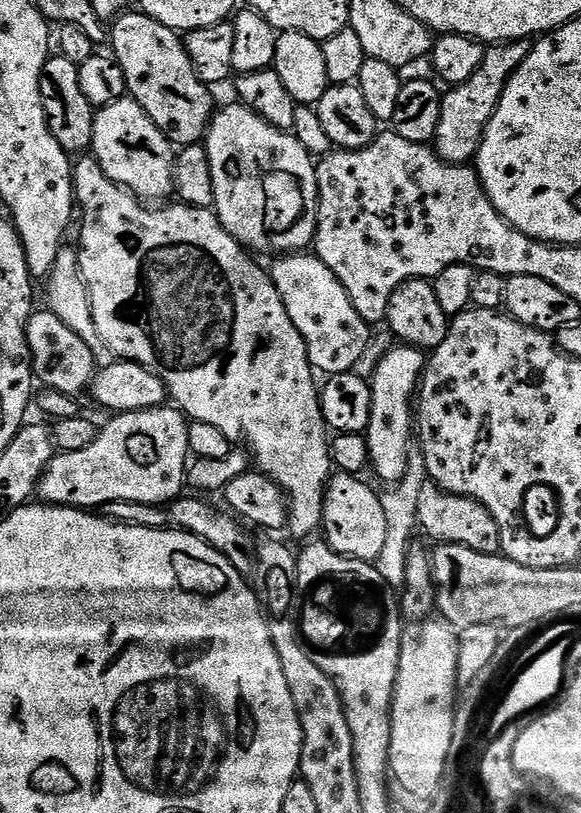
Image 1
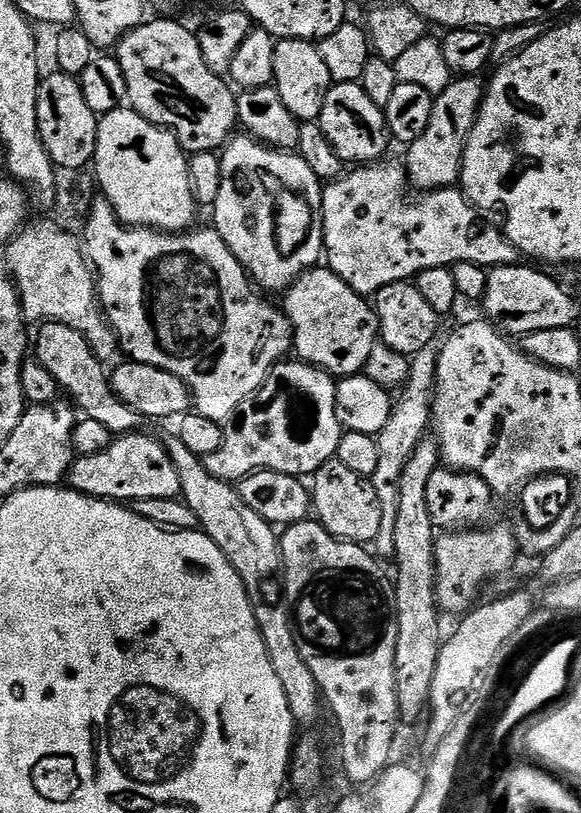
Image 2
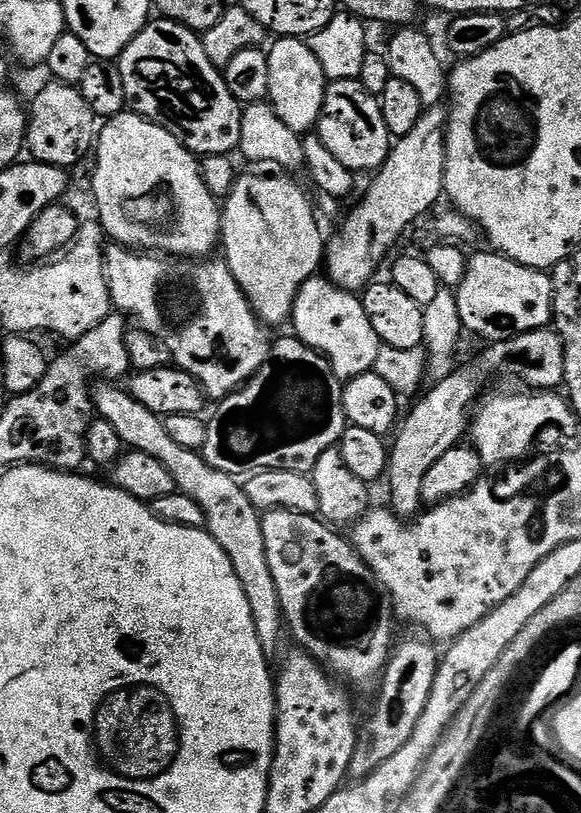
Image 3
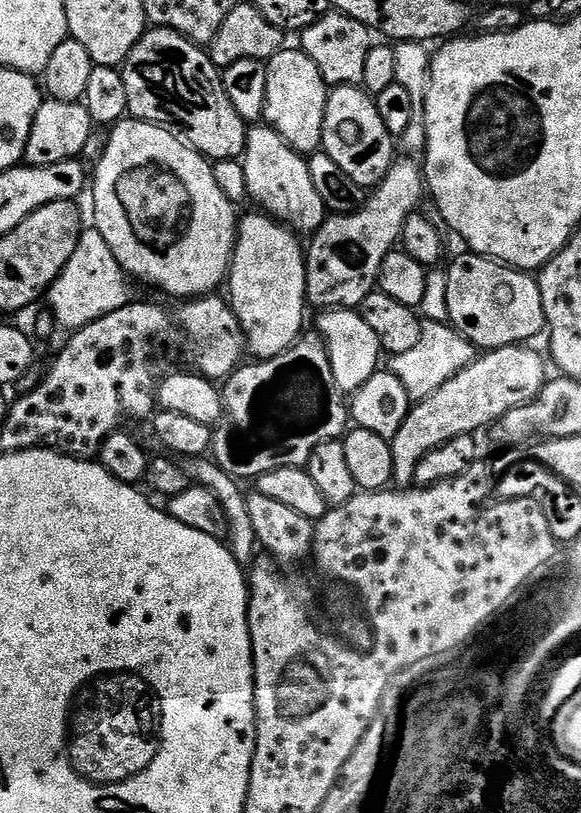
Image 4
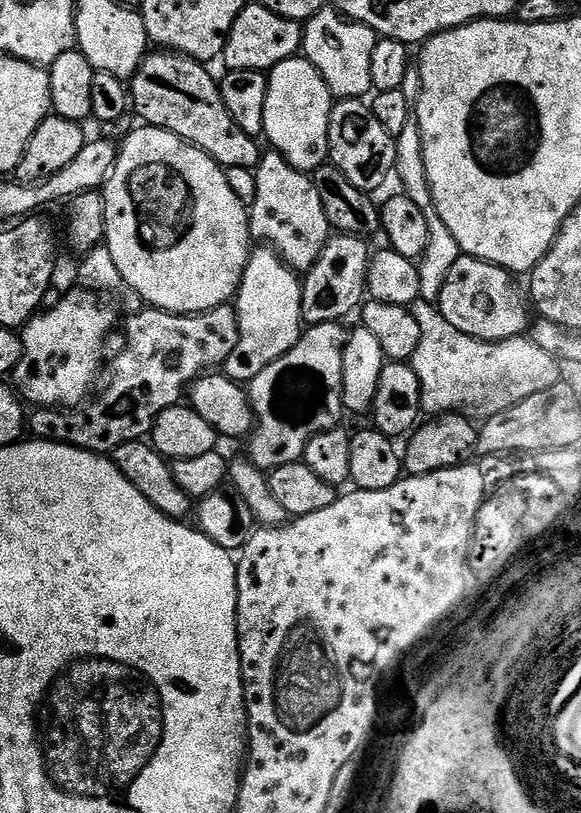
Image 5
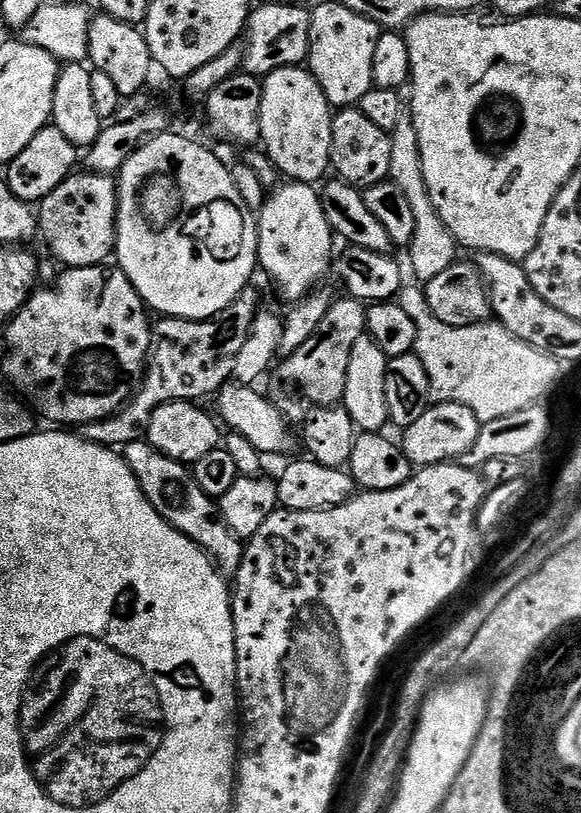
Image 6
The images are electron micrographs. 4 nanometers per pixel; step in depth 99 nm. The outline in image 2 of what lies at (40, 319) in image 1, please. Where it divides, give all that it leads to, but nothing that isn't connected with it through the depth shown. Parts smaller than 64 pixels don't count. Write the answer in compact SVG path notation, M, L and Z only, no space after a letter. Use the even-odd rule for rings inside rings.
M51 322L41 323L37 328L40 329L34 332L34 360L50 372L64 392L72 395L71 403L87 419L102 422L102 426L114 434L131 434L141 427L140 413L126 406L126 402L116 395L109 373L104 373L105 361L96 357L96 351L82 334L78 334L78 330Z

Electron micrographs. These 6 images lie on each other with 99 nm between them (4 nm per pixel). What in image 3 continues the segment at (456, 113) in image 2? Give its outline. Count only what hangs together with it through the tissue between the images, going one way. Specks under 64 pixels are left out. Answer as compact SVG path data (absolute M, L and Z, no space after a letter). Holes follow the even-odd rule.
M444 106L425 107L424 113L418 118L418 126L410 130L410 134L399 137L391 145L383 168L375 173L372 185L364 196L364 201L348 216L348 221L340 228L336 237L326 244L327 279L338 288L353 294L373 283L376 267L384 260L384 255L400 240L400 235L415 222L419 216L424 216L444 196L444 133L448 131L448 108Z

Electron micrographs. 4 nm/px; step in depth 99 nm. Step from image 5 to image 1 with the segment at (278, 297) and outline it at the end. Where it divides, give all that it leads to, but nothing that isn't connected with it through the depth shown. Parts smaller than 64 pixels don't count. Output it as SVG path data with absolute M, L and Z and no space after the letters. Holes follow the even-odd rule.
M233 102L224 109L217 111L208 124L206 139L203 141L204 149L208 151L210 160L210 174L214 178L214 211L219 218L221 226L229 232L233 238L243 246L249 253L256 252L276 252L275 254L296 254L313 243L316 238L316 164L311 154L304 149L302 142L298 142L292 132L283 132L270 122L258 118L258 114L250 111L245 104Z

